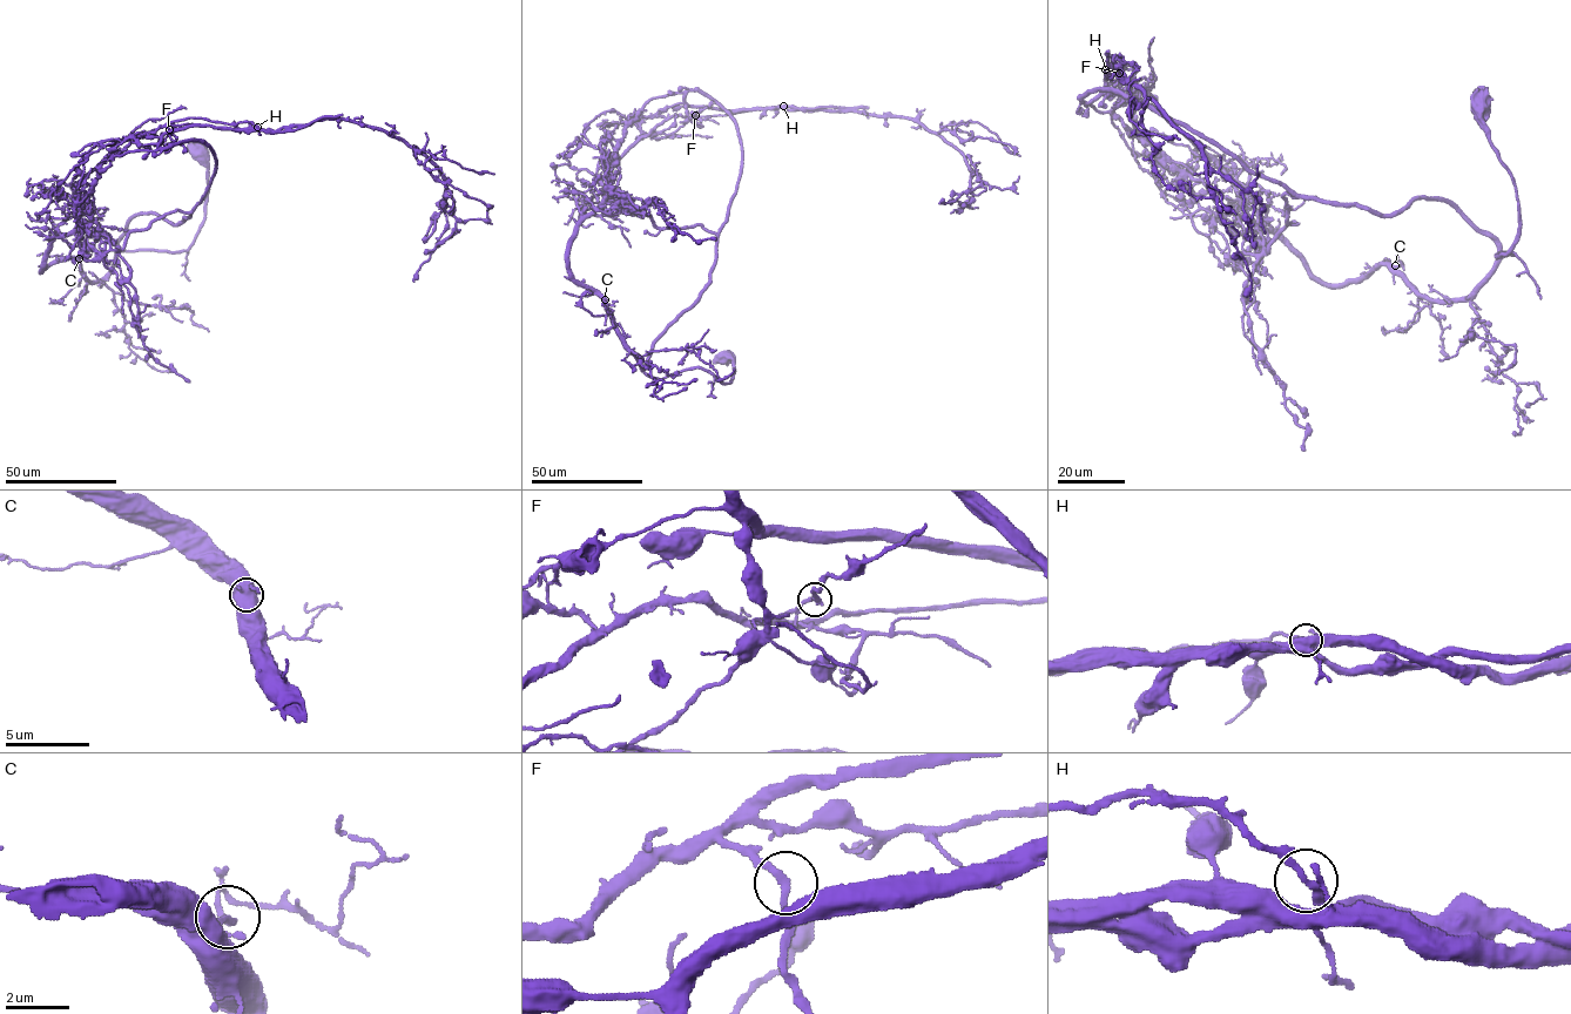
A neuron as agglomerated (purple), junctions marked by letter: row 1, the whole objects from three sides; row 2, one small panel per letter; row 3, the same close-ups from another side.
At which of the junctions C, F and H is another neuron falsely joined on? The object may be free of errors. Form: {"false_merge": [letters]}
{"false_merge": ["H"]}

